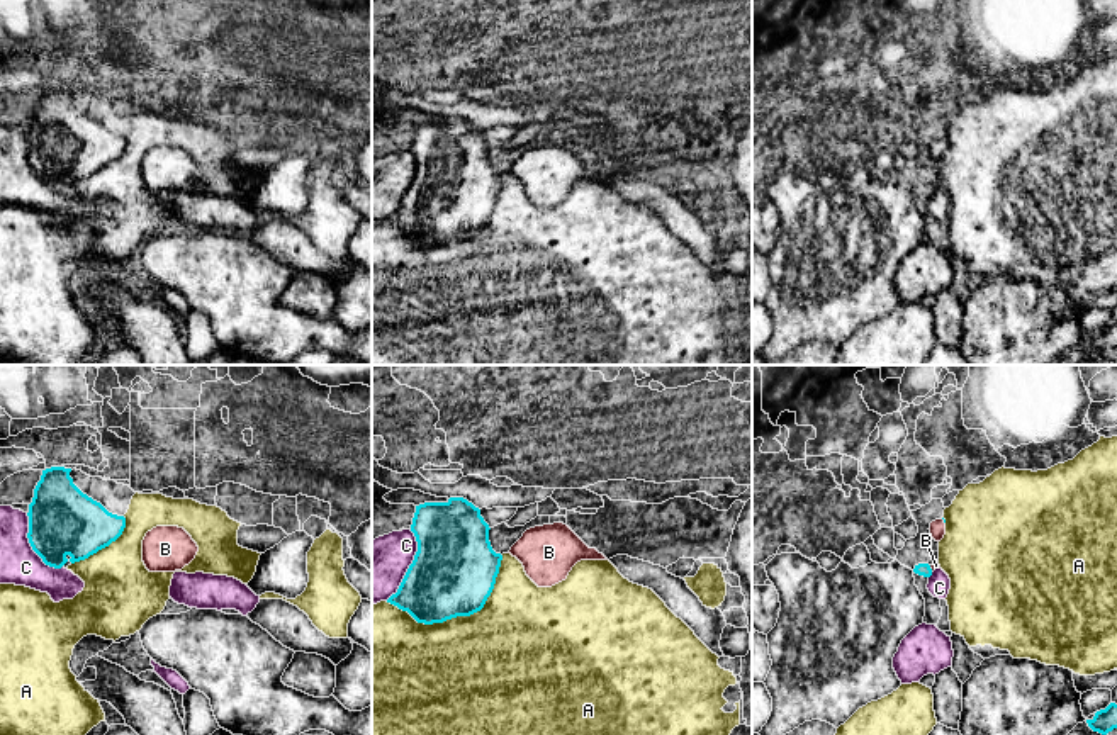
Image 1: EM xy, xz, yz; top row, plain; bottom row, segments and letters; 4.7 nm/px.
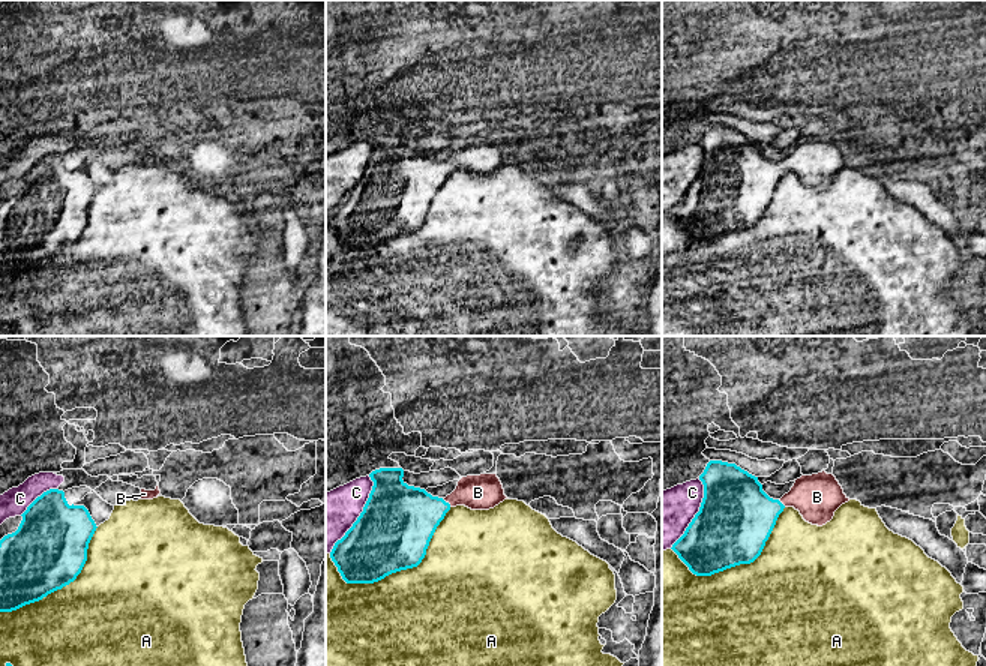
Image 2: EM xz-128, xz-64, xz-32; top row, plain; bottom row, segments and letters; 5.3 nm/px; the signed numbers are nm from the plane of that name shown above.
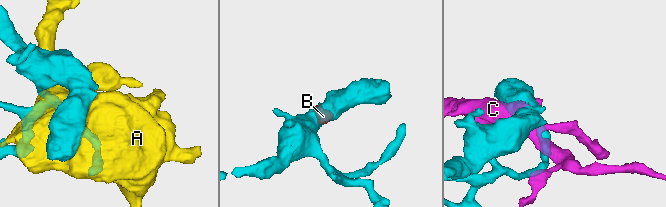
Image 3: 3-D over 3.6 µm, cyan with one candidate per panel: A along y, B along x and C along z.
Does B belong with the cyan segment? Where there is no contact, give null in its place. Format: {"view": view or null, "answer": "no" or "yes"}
{"view": "yz", "answer": "yes"}

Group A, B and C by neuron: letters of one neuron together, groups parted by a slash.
A / B / C

